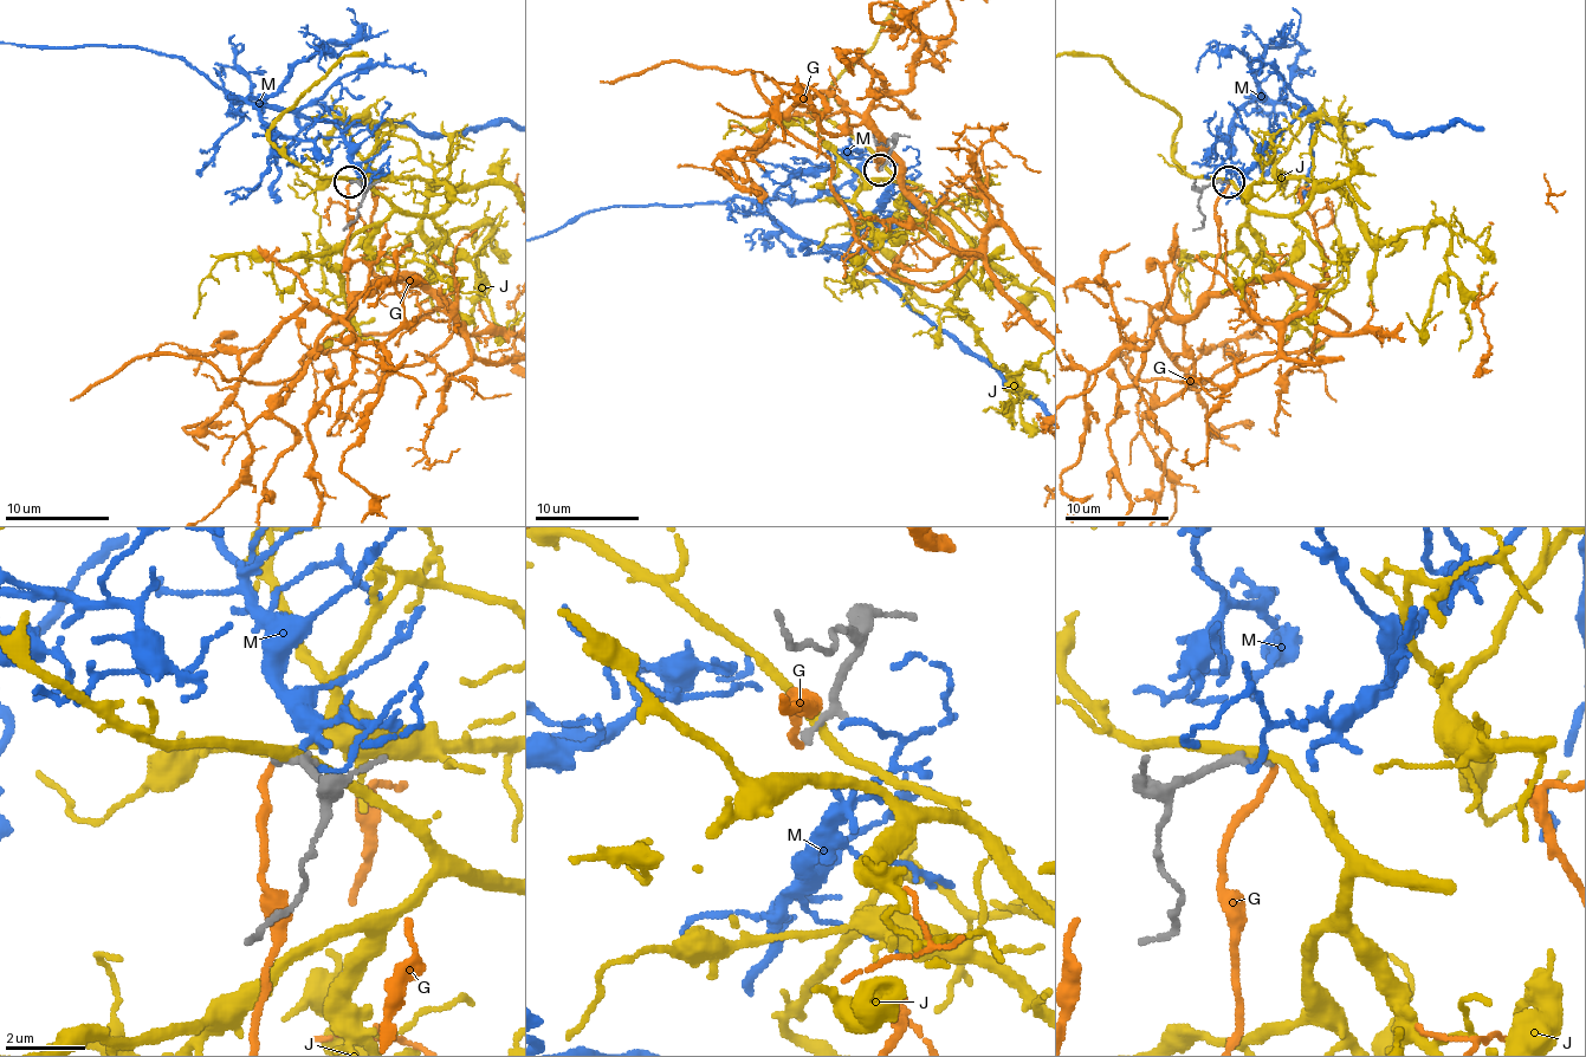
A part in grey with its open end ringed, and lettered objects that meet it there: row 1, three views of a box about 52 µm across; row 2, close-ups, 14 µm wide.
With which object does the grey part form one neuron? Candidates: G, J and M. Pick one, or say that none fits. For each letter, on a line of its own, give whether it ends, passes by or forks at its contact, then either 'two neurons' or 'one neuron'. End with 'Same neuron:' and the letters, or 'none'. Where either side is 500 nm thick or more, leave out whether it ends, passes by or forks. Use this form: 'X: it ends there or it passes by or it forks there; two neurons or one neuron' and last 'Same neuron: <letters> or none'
G: it ends there; one neuron
J: it passes by; two neurons
M: it ends there; two neurons
Same neuron: G

